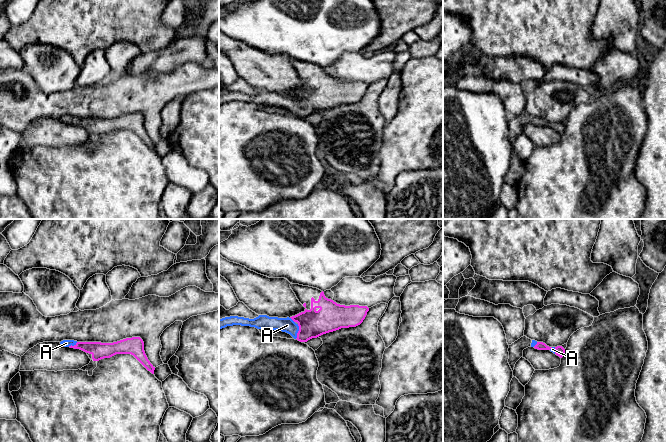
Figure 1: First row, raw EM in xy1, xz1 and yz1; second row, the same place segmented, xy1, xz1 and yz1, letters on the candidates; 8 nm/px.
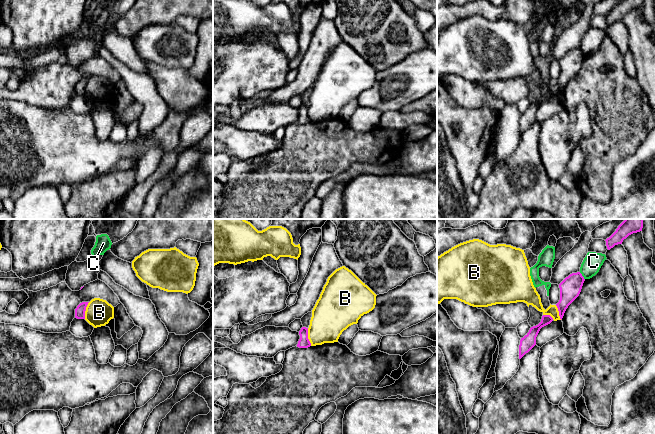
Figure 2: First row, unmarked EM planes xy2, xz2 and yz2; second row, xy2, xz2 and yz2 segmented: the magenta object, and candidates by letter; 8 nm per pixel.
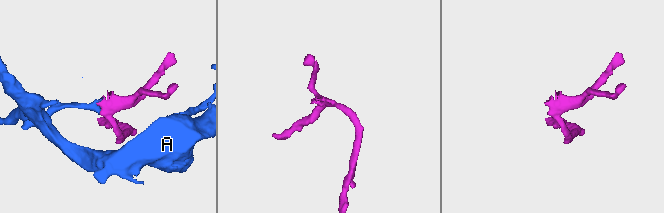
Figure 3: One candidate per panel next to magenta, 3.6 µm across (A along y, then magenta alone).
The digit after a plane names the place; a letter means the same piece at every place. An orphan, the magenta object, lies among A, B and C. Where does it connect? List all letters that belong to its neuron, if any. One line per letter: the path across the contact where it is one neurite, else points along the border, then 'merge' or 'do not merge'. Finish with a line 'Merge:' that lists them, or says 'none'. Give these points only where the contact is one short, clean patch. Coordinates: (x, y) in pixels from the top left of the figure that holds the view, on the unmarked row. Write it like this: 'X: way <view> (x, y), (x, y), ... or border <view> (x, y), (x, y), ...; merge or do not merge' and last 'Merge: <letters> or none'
A: way xz1 (312, 100), (305, 106), (298, 107), (287, 101); merge
B: border xz2 (307, 104), (307, 114), (311, 121); do not merge
C: border yz2 (579, 48), (584, 55); do not merge
Merge: A

